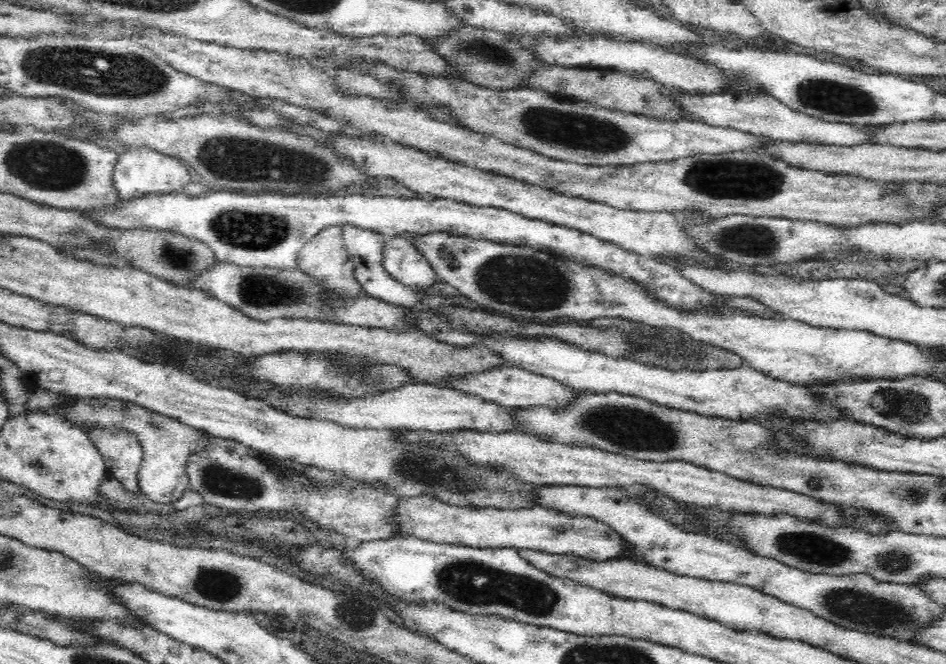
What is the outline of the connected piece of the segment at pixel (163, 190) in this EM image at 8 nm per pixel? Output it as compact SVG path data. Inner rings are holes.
M121 149L114 166L114 185L124 200L138 200L144 196L166 196L174 192L183 192L190 184L190 172L184 163L176 157L162 154L152 149Z

